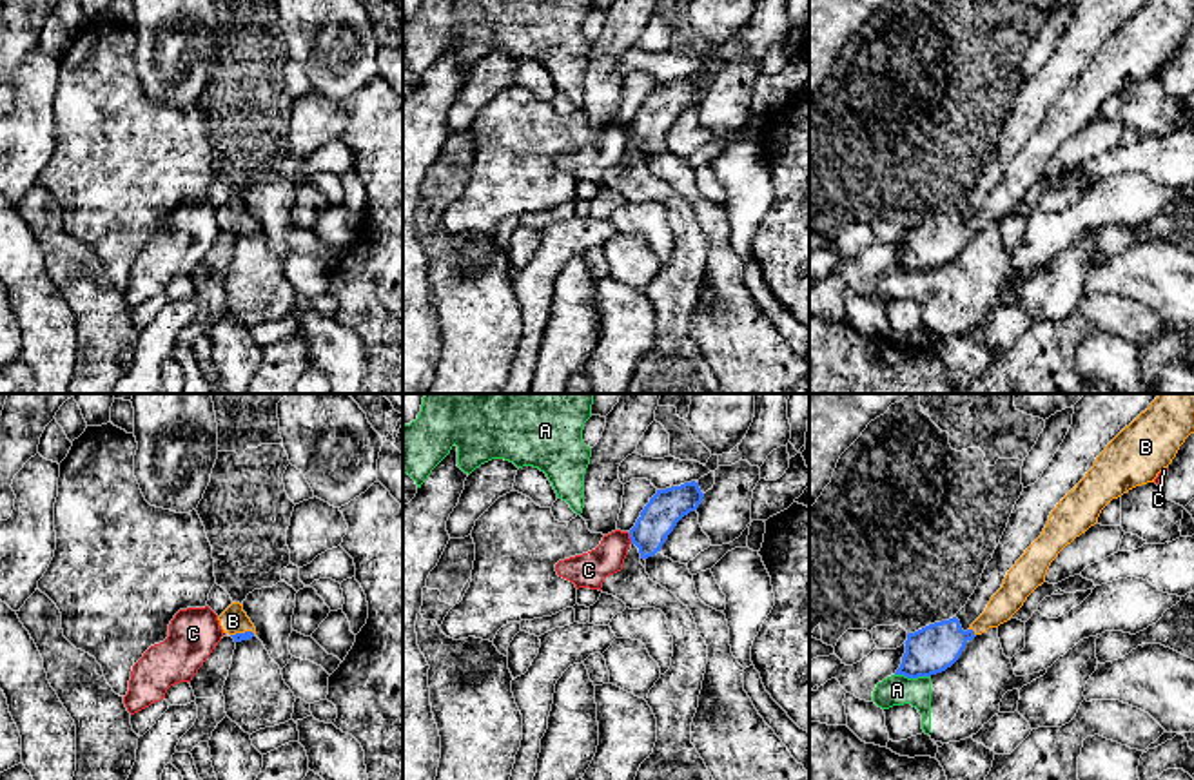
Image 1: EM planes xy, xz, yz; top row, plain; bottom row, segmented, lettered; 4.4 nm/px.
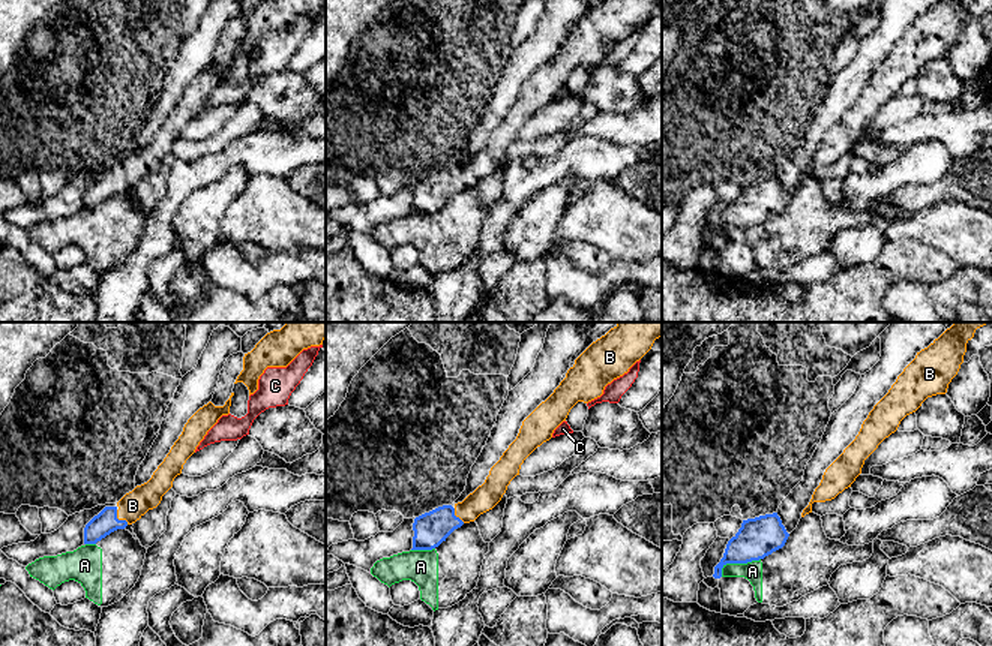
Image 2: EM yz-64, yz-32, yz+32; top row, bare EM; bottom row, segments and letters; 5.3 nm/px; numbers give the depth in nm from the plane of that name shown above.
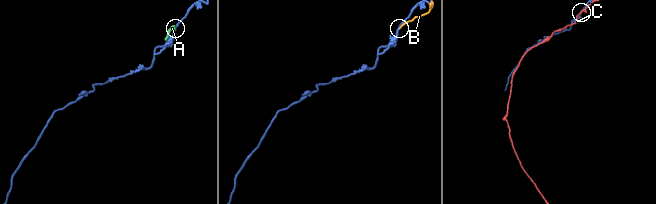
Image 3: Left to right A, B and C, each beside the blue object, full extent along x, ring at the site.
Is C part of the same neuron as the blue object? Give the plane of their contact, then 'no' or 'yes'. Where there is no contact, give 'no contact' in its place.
xz | no

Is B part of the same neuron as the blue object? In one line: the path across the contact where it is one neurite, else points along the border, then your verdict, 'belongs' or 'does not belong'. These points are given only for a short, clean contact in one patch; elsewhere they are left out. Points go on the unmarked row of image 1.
runs through yz (931, 243), (948, 233), (973, 225), (1013, 187); belongs

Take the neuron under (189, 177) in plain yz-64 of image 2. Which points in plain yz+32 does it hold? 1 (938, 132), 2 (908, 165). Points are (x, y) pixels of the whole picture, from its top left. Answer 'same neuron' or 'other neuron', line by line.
1: other neuron
2: same neuron

